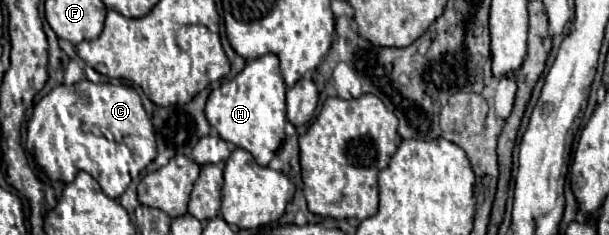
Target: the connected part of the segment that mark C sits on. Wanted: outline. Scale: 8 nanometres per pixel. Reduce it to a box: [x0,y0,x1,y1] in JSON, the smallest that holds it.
[28,78,156,198]

